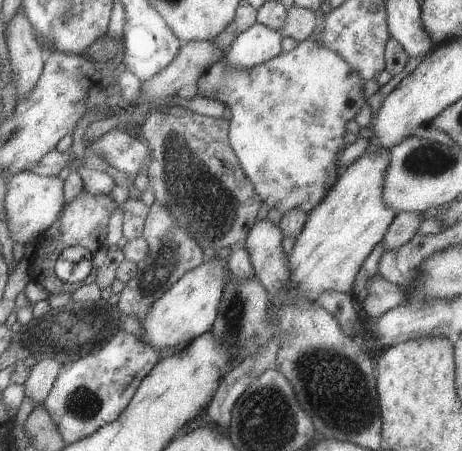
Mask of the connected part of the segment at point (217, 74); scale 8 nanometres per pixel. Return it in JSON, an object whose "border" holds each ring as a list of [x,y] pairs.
{"border":[[[311,39],[298,41],[292,50],[279,53],[277,56],[256,64],[251,68],[231,68],[224,56],[225,54],[221,55],[215,63],[210,64],[210,67],[198,76],[196,80],[196,96],[205,96],[213,100],[219,100],[225,107],[229,108],[232,117],[228,121],[228,143],[236,159],[240,162],[244,175],[249,179],[253,190],[256,190],[256,195],[260,198],[260,202],[267,205],[268,208],[276,208],[281,214],[293,207],[300,208],[300,211],[305,214],[310,213],[312,208],[327,194],[330,186],[336,181],[336,172],[340,173],[342,171],[343,167],[339,164],[340,162],[336,163],[341,168],[336,169],[335,160],[338,148],[341,148],[343,144],[349,143],[343,124],[345,124],[345,121],[353,119],[354,114],[366,102],[362,92],[364,80],[340,56],[329,51],[328,48],[318,45]]]}

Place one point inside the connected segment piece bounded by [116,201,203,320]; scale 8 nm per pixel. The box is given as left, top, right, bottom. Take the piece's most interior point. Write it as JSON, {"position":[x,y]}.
{"position":[171,251]}

